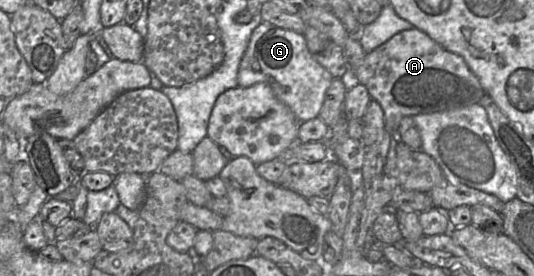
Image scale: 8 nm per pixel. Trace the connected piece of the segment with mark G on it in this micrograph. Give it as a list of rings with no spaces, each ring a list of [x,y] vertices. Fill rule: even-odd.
[[[262,21],[252,32],[238,70],[238,85],[268,83],[278,100],[288,106],[300,122],[317,118],[333,75],[310,53],[302,33]]]

